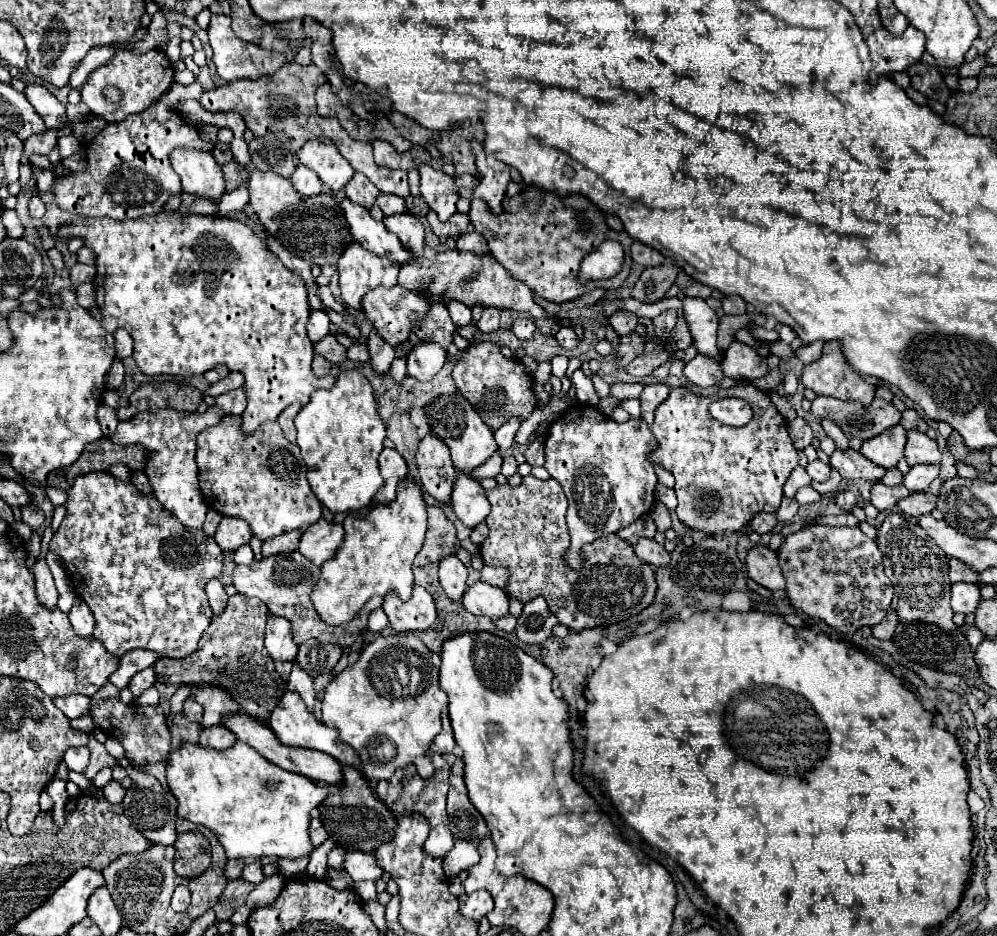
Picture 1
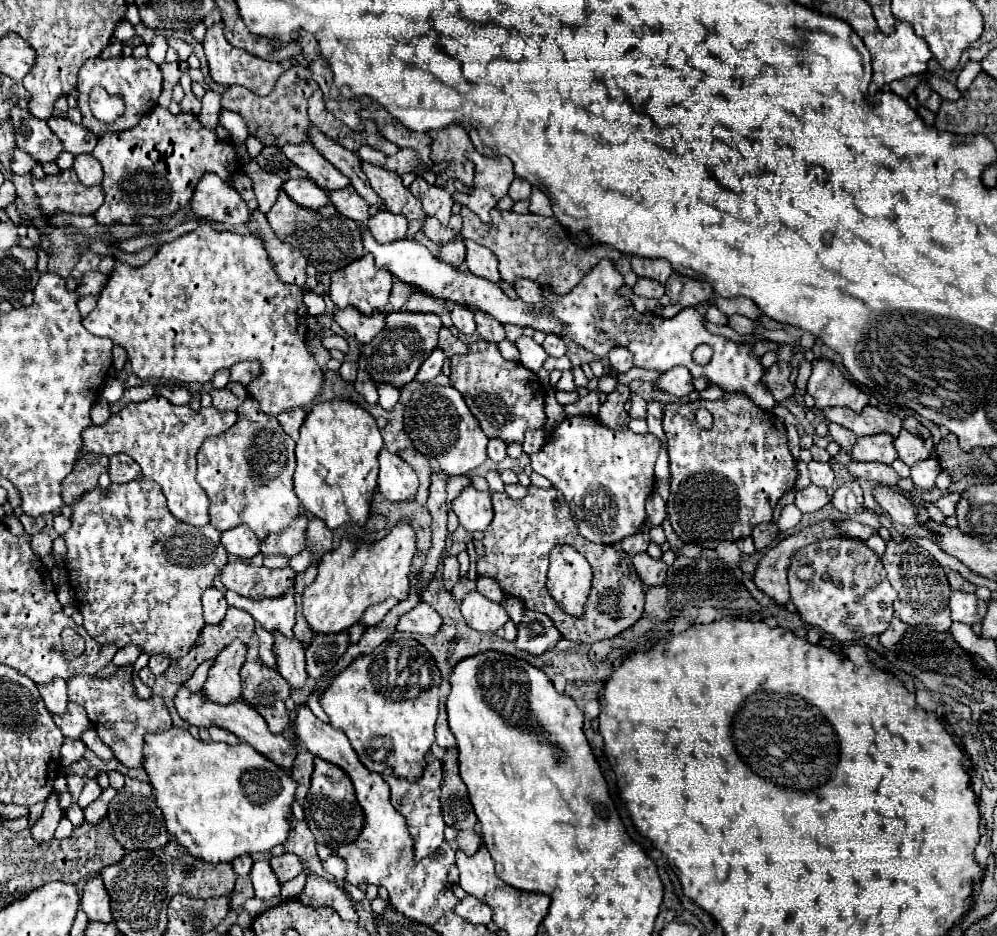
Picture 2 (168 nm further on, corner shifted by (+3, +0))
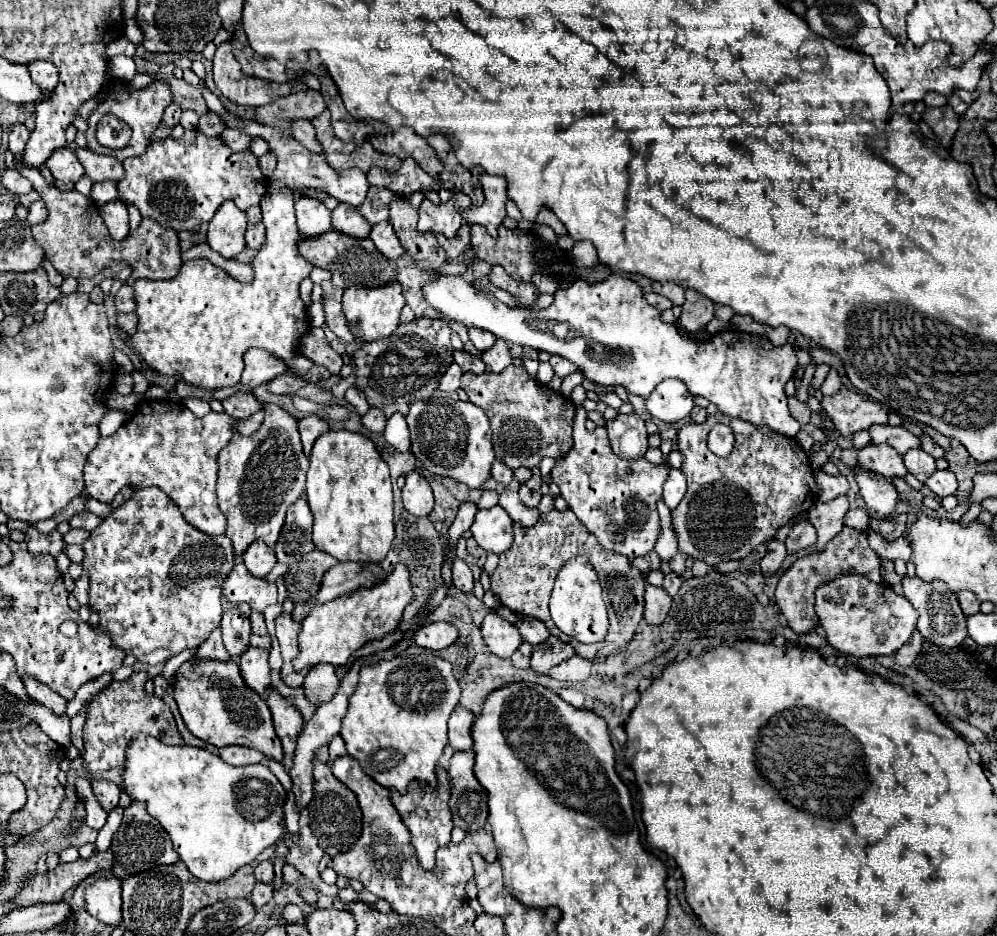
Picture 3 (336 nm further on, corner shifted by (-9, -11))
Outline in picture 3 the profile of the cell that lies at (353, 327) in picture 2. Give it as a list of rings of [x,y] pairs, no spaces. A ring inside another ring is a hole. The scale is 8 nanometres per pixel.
[[[322,299],[322,307],[324,307],[324,317],[326,317],[328,329],[332,333],[336,333],[344,341],[354,341],[352,331],[348,329],[348,323],[344,319],[344,313],[342,313],[340,303],[334,301],[334,299]]]

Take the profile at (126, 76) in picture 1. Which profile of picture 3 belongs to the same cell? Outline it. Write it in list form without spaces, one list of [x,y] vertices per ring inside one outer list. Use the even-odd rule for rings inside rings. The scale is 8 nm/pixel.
[[[110,81],[110,87],[106,87],[104,91],[110,95],[110,99],[104,101],[104,103],[100,103],[100,107],[98,107],[90,117],[88,117],[88,131],[86,131],[88,149],[92,149],[94,153],[114,155],[114,157],[118,157],[120,161],[126,159],[126,157],[142,155],[142,153],[146,151],[148,143],[150,143],[152,133],[156,131],[156,127],[158,127],[160,121],[162,121],[164,109],[170,105],[170,89],[168,89],[168,85],[164,85],[164,83],[160,83],[160,81],[154,81],[154,83],[150,83],[146,89],[140,89],[140,91],[128,91],[124,83]],[[106,113],[110,113],[110,115],[118,117],[120,121],[124,121],[126,125],[130,125],[130,129],[132,129],[132,143],[130,143],[130,147],[128,147],[128,153],[124,153],[124,151],[122,151],[122,153],[110,151],[110,149],[102,147],[102,145],[96,141],[96,125],[100,123],[100,119],[102,119]]]

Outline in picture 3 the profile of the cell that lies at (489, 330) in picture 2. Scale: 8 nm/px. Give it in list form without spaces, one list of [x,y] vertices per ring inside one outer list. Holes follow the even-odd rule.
[[[498,339],[496,345],[494,345],[492,349],[488,349],[488,351],[484,351],[480,357],[482,357],[482,361],[486,363],[486,367],[488,367],[490,371],[494,371],[494,373],[500,373],[502,369],[506,369],[506,367],[512,363],[508,345],[506,345],[506,341],[502,341],[502,339]]]

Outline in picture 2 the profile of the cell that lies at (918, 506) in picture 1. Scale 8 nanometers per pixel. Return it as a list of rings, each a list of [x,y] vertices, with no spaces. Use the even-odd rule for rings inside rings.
[[[948,492],[938,502],[934,502],[946,516],[954,516],[954,506],[960,500],[960,492]]]

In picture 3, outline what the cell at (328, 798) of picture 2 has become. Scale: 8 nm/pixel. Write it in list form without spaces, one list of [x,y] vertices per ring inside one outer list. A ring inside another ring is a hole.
[[[314,759],[314,797],[308,803],[308,819],[320,847],[324,847],[330,857],[352,849],[362,831],[362,813],[356,795],[332,775],[328,763],[322,763],[318,759]]]

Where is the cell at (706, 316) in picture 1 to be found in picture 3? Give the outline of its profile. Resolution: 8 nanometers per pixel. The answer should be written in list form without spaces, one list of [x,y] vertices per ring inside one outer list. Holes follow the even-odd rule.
[[[612,273],[600,283],[592,283],[592,285],[586,279],[576,279],[566,291],[558,289],[554,293],[556,297],[554,303],[548,309],[540,309],[540,311],[508,307],[496,301],[492,295],[484,295],[476,291],[462,277],[452,277],[452,275],[442,275],[434,283],[428,283],[424,287],[424,297],[448,321],[460,321],[466,327],[478,327],[478,329],[490,331],[498,339],[570,359],[584,373],[584,377],[596,385],[604,385],[604,387],[620,385],[634,395],[648,397],[658,383],[674,377],[674,379],[680,379],[692,395],[706,397],[710,403],[714,403],[718,411],[724,415],[748,421],[754,427],[770,427],[772,431],[786,437],[794,437],[800,431],[800,423],[792,419],[792,415],[788,413],[786,393],[784,393],[784,385],[794,377],[794,371],[798,367],[798,357],[790,343],[782,347],[774,347],[762,335],[748,335],[748,333],[730,331],[730,329],[726,331],[726,337],[722,331],[718,335],[712,335],[712,339],[708,341],[695,341],[684,337],[676,331],[672,323],[664,323],[660,319],[660,311],[646,303],[642,295],[642,287],[628,275]]]

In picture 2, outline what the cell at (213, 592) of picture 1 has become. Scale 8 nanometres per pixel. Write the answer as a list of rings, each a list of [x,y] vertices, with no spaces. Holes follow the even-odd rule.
[[[212,586],[202,594],[202,606],[204,606],[204,622],[218,624],[226,614],[228,602],[224,600],[224,594]]]

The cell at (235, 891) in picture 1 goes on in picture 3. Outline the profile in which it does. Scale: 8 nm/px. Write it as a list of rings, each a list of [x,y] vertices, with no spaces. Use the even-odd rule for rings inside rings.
[[[256,883],[254,891],[252,891],[252,903],[254,903],[254,907],[256,909],[264,907],[272,899],[272,891],[274,891],[272,885],[268,885],[268,883]]]

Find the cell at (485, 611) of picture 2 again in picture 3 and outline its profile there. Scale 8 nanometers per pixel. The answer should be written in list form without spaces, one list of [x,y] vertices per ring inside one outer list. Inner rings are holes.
[[[496,613],[486,615],[486,619],[482,623],[482,637],[484,637],[488,649],[492,651],[492,655],[496,655],[500,659],[512,657],[512,653],[522,645],[522,637],[520,637],[518,629]]]

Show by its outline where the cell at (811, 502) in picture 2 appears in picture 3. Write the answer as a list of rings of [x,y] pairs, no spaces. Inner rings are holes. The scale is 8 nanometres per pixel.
[[[850,509],[844,517],[844,525],[858,531],[866,531],[870,527],[870,515],[866,513],[866,509]]]

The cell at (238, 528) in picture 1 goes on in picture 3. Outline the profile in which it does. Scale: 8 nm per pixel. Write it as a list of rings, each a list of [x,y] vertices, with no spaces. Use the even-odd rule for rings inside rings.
[[[256,539],[242,555],[242,561],[246,565],[246,569],[256,575],[256,577],[266,577],[270,573],[270,569],[276,563],[276,555],[274,549],[270,549],[262,539]]]

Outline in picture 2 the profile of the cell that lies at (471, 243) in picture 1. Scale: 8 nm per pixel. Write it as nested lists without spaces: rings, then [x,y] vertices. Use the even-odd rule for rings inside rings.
[[[464,240],[464,246],[466,246],[464,266],[476,276],[482,276],[486,280],[498,282],[500,274],[498,274],[498,260],[496,260],[496,256],[488,248],[484,248],[484,246],[480,246],[480,244],[472,242],[472,240]]]

